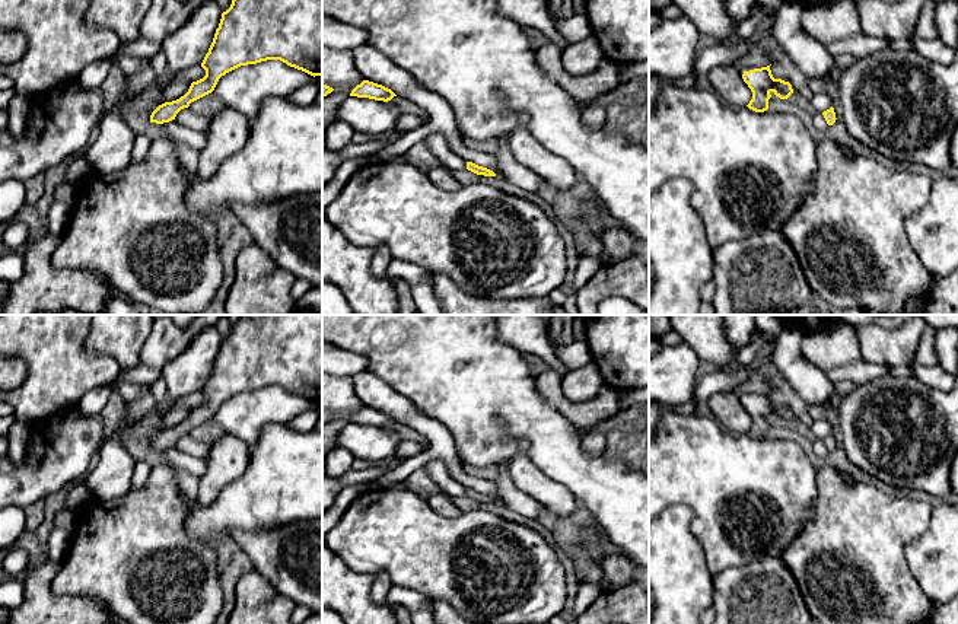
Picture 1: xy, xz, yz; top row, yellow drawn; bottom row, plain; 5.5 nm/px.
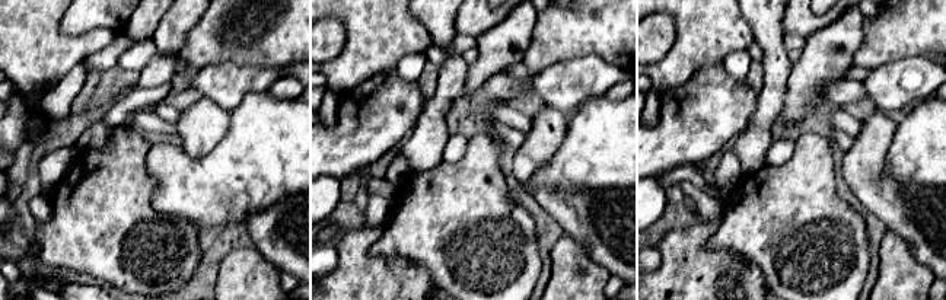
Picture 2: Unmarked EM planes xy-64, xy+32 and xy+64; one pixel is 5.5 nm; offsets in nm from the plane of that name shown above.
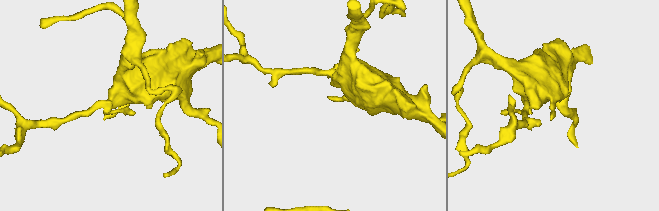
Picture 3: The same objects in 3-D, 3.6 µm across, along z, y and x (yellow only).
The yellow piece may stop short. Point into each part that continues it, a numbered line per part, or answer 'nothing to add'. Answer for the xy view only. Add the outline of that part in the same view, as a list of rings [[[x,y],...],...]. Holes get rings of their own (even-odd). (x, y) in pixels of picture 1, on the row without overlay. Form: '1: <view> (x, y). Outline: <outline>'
nothing to add

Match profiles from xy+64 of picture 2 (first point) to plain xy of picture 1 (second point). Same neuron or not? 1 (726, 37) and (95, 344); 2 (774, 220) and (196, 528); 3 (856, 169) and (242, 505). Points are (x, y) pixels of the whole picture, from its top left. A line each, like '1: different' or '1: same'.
1: different
2: different
3: different

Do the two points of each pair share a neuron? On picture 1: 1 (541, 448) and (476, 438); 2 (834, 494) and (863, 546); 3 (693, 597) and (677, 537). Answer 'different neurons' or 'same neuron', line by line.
1: same neuron
2: same neuron
3: same neuron

